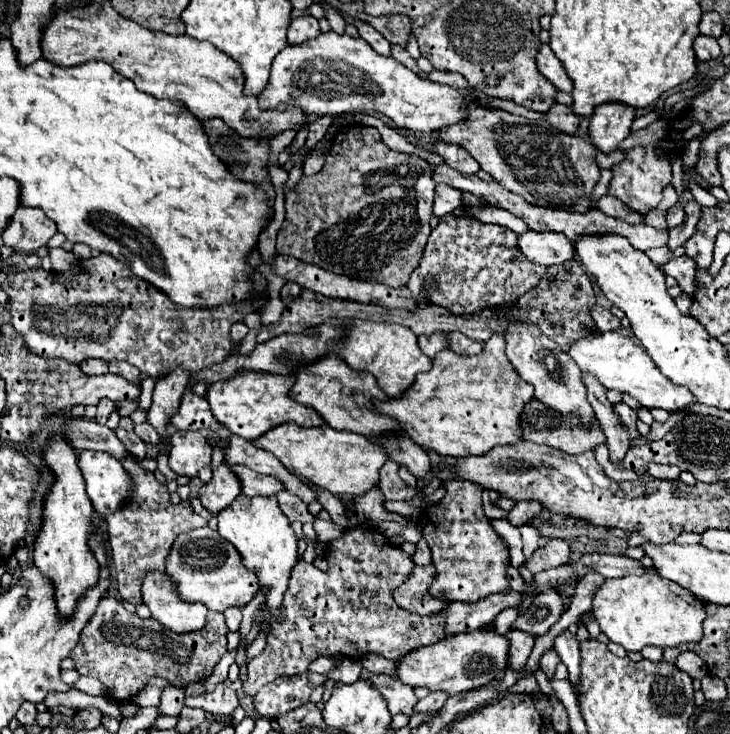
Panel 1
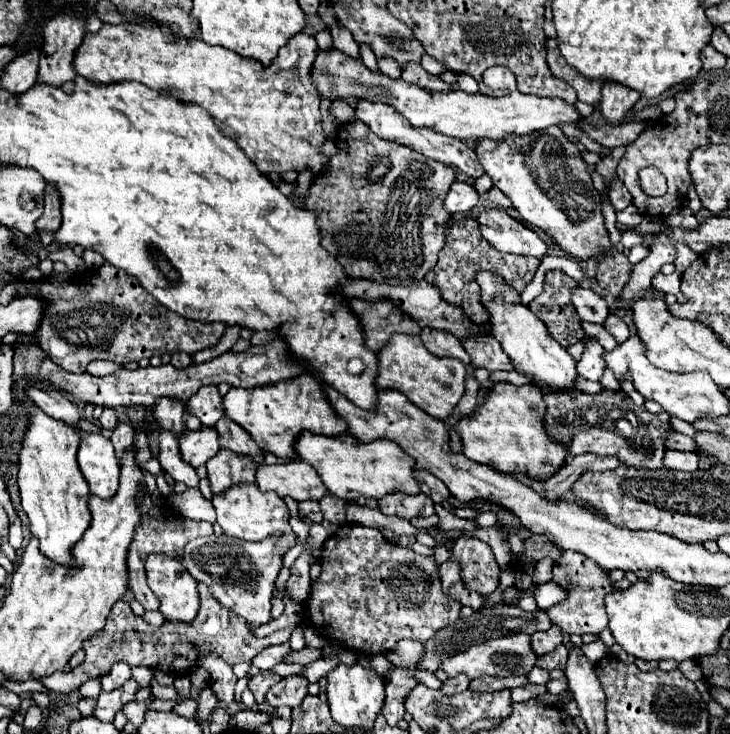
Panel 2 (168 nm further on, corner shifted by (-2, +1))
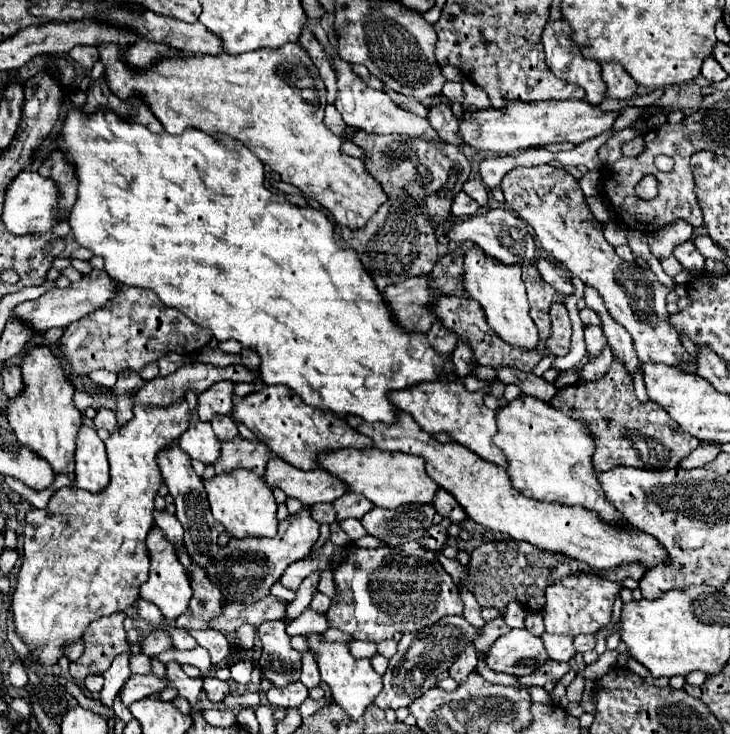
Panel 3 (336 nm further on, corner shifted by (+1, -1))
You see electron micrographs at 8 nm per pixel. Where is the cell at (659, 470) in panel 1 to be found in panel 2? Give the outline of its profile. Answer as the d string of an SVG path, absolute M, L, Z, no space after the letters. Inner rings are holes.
M669 451L665 455L665 467L667 469L679 469L679 471L695 471L697 469L697 453L683 453L683 451Z

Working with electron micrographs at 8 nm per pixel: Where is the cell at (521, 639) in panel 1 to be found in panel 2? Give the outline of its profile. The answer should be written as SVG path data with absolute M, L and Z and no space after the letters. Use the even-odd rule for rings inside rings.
M553 625L551 629L547 631L537 631L531 635L531 645L533 645L533 651L537 655L545 655L545 653L551 653L553 649L557 649L559 645L563 643L563 633L557 625Z

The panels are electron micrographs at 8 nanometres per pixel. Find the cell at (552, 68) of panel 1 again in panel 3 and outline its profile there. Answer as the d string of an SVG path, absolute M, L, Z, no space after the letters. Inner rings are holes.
M558 19L544 27L542 45L546 53L546 65L550 71L568 83L576 83L586 91L586 101L598 105L604 99L604 81L600 63L582 59L576 45L568 39L568 25Z

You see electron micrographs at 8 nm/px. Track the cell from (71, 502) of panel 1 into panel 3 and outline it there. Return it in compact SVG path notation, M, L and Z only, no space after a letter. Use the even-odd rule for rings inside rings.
M34 347L22 363L24 395L20 399L8 399L6 417L16 433L18 441L34 451L38 457L48 461L54 473L64 473L74 481L74 449L76 433L82 425L82 413L72 403L74 387L66 379L64 369L46 347Z

